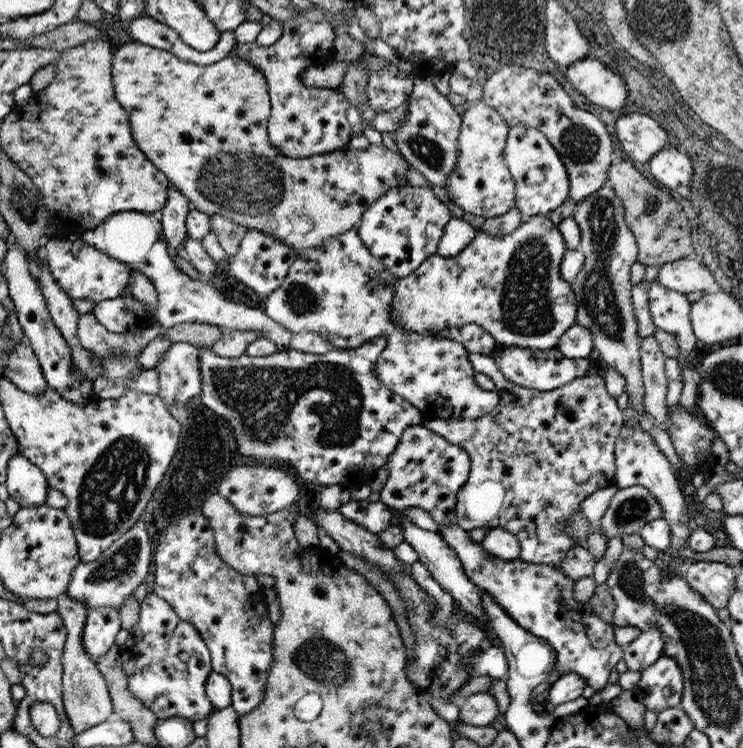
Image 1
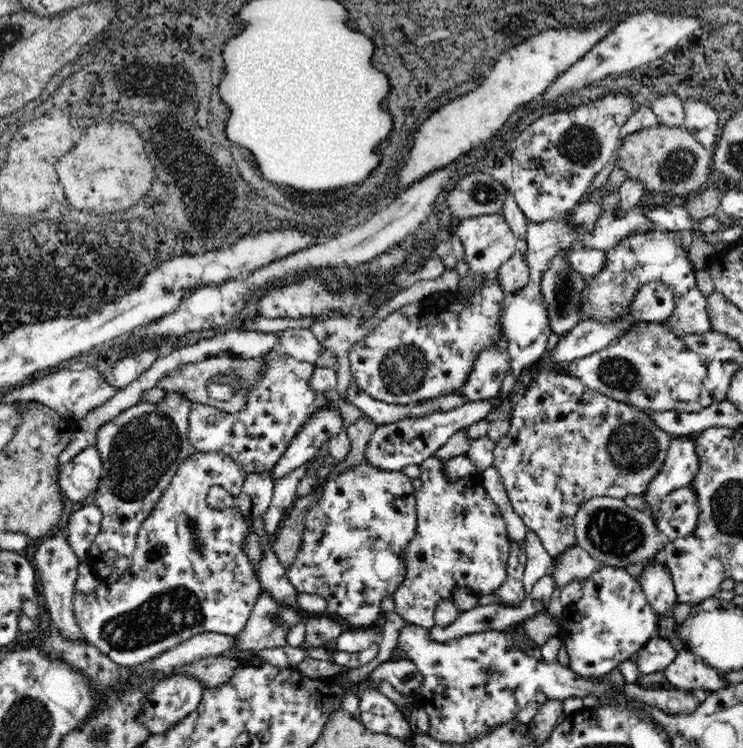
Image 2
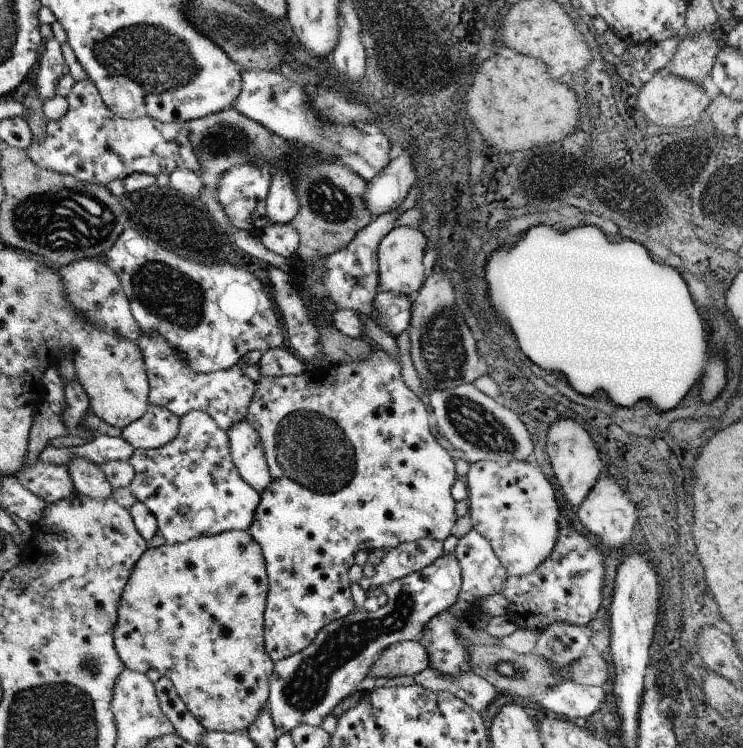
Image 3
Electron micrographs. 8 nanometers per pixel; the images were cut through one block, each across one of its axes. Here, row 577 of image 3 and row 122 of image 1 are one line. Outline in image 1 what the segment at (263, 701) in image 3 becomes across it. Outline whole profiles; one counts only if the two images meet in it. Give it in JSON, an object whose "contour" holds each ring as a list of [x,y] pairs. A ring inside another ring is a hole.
{"contour":[[[131,42],[113,54],[111,82],[117,102],[129,114],[135,146],[149,162],[163,170],[169,184],[179,188],[181,194],[187,194],[195,210],[273,234],[297,252],[301,248],[321,246],[323,240],[357,228],[359,220],[363,220],[363,212],[371,208],[371,204],[389,188],[405,184],[407,162],[385,146],[369,146],[365,152],[347,146],[341,152],[303,160],[281,156],[267,138],[267,120],[271,114],[267,78],[247,56],[231,52],[225,60],[203,68],[183,62],[171,52]]]}

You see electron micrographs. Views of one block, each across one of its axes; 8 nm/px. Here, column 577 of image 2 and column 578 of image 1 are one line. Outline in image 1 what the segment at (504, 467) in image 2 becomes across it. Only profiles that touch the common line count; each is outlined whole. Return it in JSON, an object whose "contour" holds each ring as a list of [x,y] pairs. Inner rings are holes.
{"contour":[[[469,354],[469,360],[473,364],[475,374],[485,374],[493,378],[495,392],[501,396],[499,406],[479,420],[423,420],[427,430],[435,430],[439,436],[447,438],[451,444],[463,448],[471,456],[471,472],[465,482],[465,486],[457,492],[455,502],[455,524],[463,530],[475,530],[475,528],[505,528],[507,532],[513,532],[521,546],[521,562],[539,564],[539,566],[551,566],[571,548],[579,544],[577,536],[573,536],[571,518],[577,514],[583,514],[581,502],[591,496],[593,492],[601,488],[617,486],[615,480],[615,438],[619,436],[619,430],[623,428],[625,414],[617,408],[617,398],[613,398],[601,376],[589,374],[581,376],[579,380],[571,380],[571,384],[563,384],[563,388],[555,388],[551,392],[531,390],[517,384],[511,384],[503,372],[499,372],[499,366],[491,356],[481,354]],[[493,480],[501,484],[497,492],[481,492],[479,484]]]}

